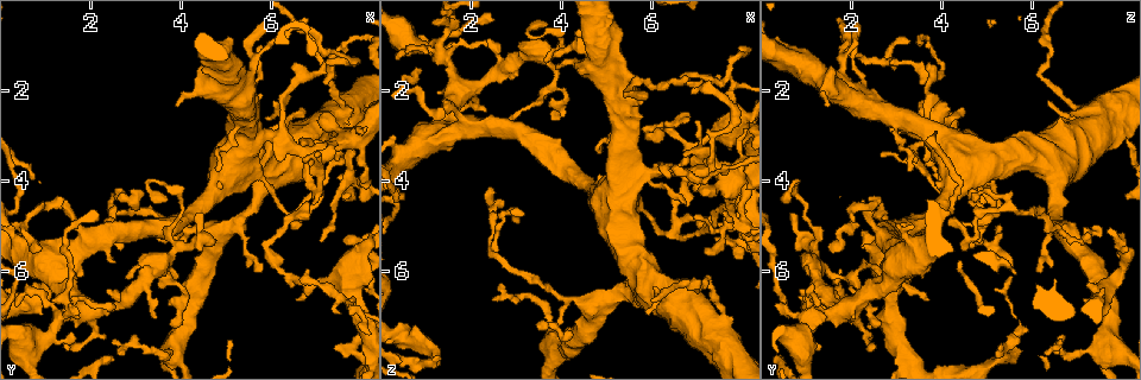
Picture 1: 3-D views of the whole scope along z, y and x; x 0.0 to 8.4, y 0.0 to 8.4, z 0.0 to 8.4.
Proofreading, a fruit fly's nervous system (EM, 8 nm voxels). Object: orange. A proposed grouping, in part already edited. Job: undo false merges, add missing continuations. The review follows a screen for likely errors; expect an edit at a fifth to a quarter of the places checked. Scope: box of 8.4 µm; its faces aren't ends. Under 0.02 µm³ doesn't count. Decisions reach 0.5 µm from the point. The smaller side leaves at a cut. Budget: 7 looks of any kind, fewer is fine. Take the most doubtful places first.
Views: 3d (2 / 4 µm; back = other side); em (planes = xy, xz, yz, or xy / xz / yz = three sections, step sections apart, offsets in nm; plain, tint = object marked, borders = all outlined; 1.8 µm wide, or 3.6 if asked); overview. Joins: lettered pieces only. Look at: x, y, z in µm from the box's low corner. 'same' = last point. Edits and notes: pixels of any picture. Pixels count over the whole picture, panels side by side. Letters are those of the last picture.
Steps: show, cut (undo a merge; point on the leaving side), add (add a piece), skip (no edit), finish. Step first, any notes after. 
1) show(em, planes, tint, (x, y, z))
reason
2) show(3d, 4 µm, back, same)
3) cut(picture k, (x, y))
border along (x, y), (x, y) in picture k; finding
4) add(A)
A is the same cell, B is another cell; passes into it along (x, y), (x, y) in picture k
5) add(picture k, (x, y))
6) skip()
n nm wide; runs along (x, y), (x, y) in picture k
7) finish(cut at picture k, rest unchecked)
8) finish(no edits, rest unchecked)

show(em, 3.6 µm, planes, borders, (6.00, 2.95, 3.85))
three-way junction

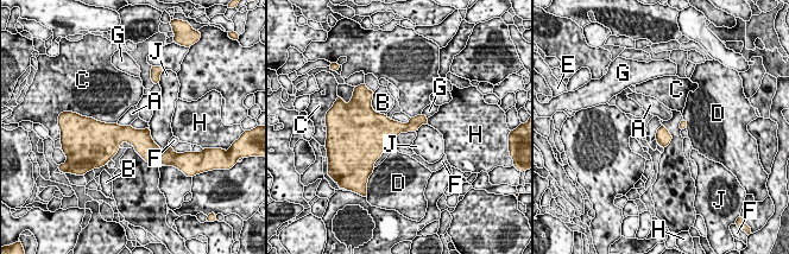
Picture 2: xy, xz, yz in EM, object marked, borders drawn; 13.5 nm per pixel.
skip()
A, B, C, D, E, F, G, H and J are other cells; all the same neuron

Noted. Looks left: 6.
show(em, xz, step 16, borders, (7.70, 3.85, 4.65))
abrupt turn

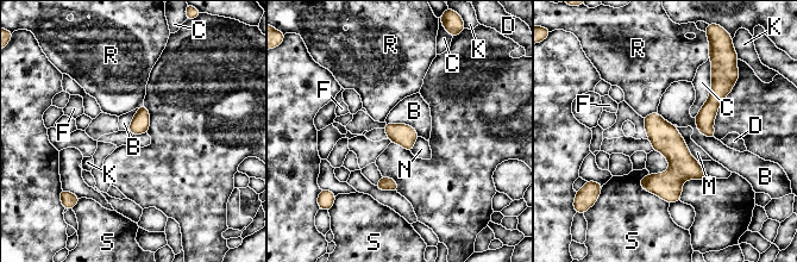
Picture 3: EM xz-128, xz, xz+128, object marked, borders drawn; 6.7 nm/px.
skip()
B, C, D, F, K, M, N, R and S are other cells; border along (386, 122), (409, 124), (419, 136) in picture 3; one neuron here

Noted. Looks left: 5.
show(em, planes, plain, (3.50, 5.20, 7.25))
branch stops here

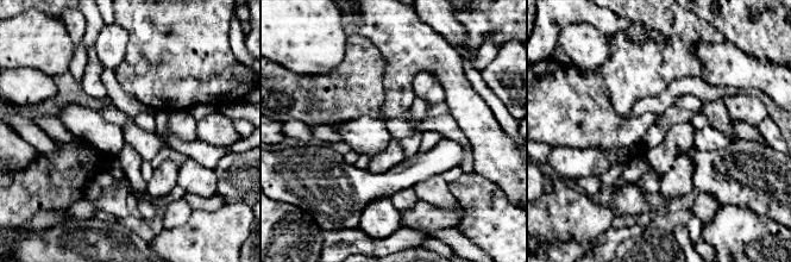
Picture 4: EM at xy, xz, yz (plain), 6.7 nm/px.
show(em, planes, tint, same)

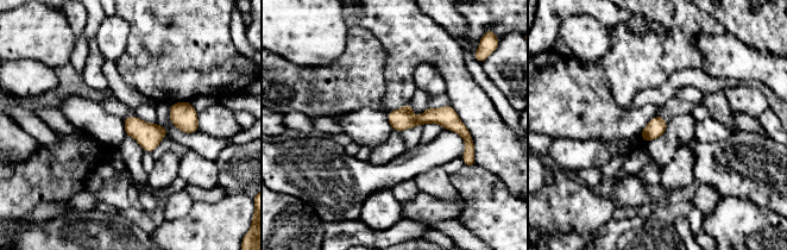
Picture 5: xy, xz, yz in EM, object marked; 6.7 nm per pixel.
show(em, planes, borders, same)

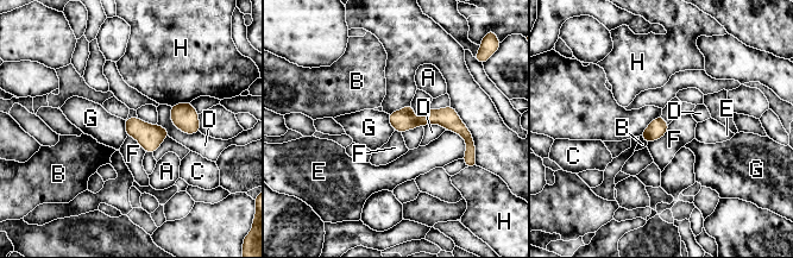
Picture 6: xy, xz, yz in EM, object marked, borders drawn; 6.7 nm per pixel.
skip()
A, B, C, D, E, F, G and H are other cells; runs along (391, 117), (447, 118), (466, 136) in picture 6; none of them fits

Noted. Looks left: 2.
finish(no edits, rest unchecked)

